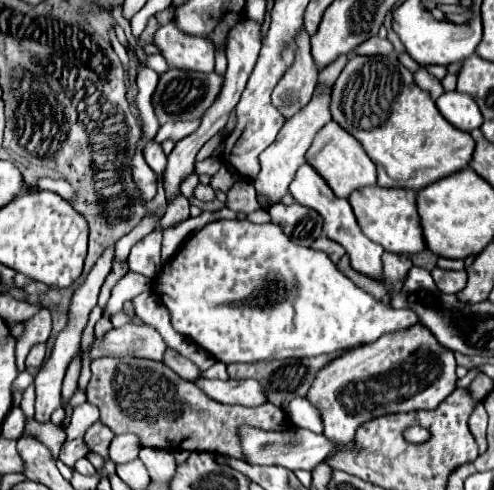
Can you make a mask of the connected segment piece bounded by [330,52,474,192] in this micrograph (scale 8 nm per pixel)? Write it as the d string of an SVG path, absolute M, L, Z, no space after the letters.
M396 52L386 56L352 54L332 88L330 110L332 120L338 122L348 134L352 134L364 146L366 154L370 156L370 160L376 164L378 170L376 184L384 188L412 188L418 192L424 186L466 168L474 152L472 136L468 132L454 128L438 112L430 94L426 90L420 90L412 78L412 72L398 62Z

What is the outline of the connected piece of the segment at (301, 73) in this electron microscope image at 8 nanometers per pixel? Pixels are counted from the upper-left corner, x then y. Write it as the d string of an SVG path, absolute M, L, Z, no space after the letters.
M302 30L296 38L298 52L294 66L284 74L284 78L274 88L274 106L284 118L292 118L292 114L300 112L312 98L316 78L318 78L318 66L310 54L310 36L306 30Z

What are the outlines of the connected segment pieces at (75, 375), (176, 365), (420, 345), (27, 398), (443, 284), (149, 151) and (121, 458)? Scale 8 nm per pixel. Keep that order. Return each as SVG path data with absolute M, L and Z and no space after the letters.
M74 357L69 364L65 377L64 377L64 386L62 386L62 408L66 412L66 418L64 422L60 424L62 430L66 430L66 426L70 424L70 416L72 416L72 408L68 408L68 398L72 396L72 392L76 390L76 382L80 376L82 363L78 357Z
M170 350L168 352L168 358L166 358L166 362L164 362L166 366L170 366L174 372L178 372L180 376L184 376L186 380L198 380L200 378L200 374L202 374L202 370L200 368L196 368L196 364L194 362L188 362L188 358L184 358L184 356L180 356L178 352L174 352L174 350Z
M416 324L400 332L384 334L368 346L356 348L346 356L332 360L318 372L308 392L308 400L312 400L322 414L326 438L336 442L336 446L344 446L344 442L350 442L354 438L354 432L360 424L384 414L436 408L448 394L454 392L454 388L456 388L456 360L452 350L440 346L426 326Z
M30 386L30 388L24 390L24 396L22 396L22 404L20 404L20 408L24 410L24 414L26 414L28 418L34 418L34 386Z
M434 268L432 270L432 278L438 286L440 292L444 294L456 294L466 286L466 272L452 272L452 270L442 270L442 268Z
M150 140L144 148L144 158L146 158L146 164L156 172L156 174L162 174L164 172L164 166L166 166L166 156L162 152L162 148Z
M118 434L112 438L108 446L108 458L112 458L112 462L116 464L124 464L138 458L138 452L140 452L140 444L134 434Z

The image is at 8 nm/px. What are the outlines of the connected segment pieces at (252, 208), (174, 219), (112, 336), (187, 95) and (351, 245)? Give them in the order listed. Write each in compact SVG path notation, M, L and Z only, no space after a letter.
M238 178L236 182L234 182L234 186L230 188L230 192L228 192L228 204L226 204L230 210L234 210L234 212L242 212L242 214L250 214L250 212L256 212L256 210L260 210L262 206L260 206L260 202L258 202L258 198L256 198L256 190L254 190L254 186L252 186L252 182L250 180L246 180L246 178Z
M178 196L168 204L168 208L166 208L166 212L158 224L162 226L162 230L168 230L168 228L174 228L176 224L180 224L188 218L190 218L190 204L184 196Z
M126 324L122 328L114 328L104 336L104 340L94 340L90 350L90 360L100 356L136 356L162 362L168 346L162 336L146 324Z
M170 68L166 74L160 76L158 88L152 96L152 104L154 104L154 112L160 120L160 124L168 122L168 120L200 120L206 110L214 104L214 100L218 98L220 90L222 90L222 82L224 78L216 72L196 72L196 70L176 70Z
M304 164L300 166L300 170L296 172L292 184L290 184L290 194L296 198L298 204L304 204L304 206L310 206L314 208L322 220L324 220L324 234L338 242L340 246L344 246L346 254L350 256L350 266L356 268L356 272L368 276L368 278L376 278L376 280L384 280L384 274L382 274L382 246L380 244L374 244L372 240L368 240L356 218L354 218L354 212L352 212L352 206L346 198L336 198L332 190L328 190L328 184L320 178L320 174L310 166L310 164Z

